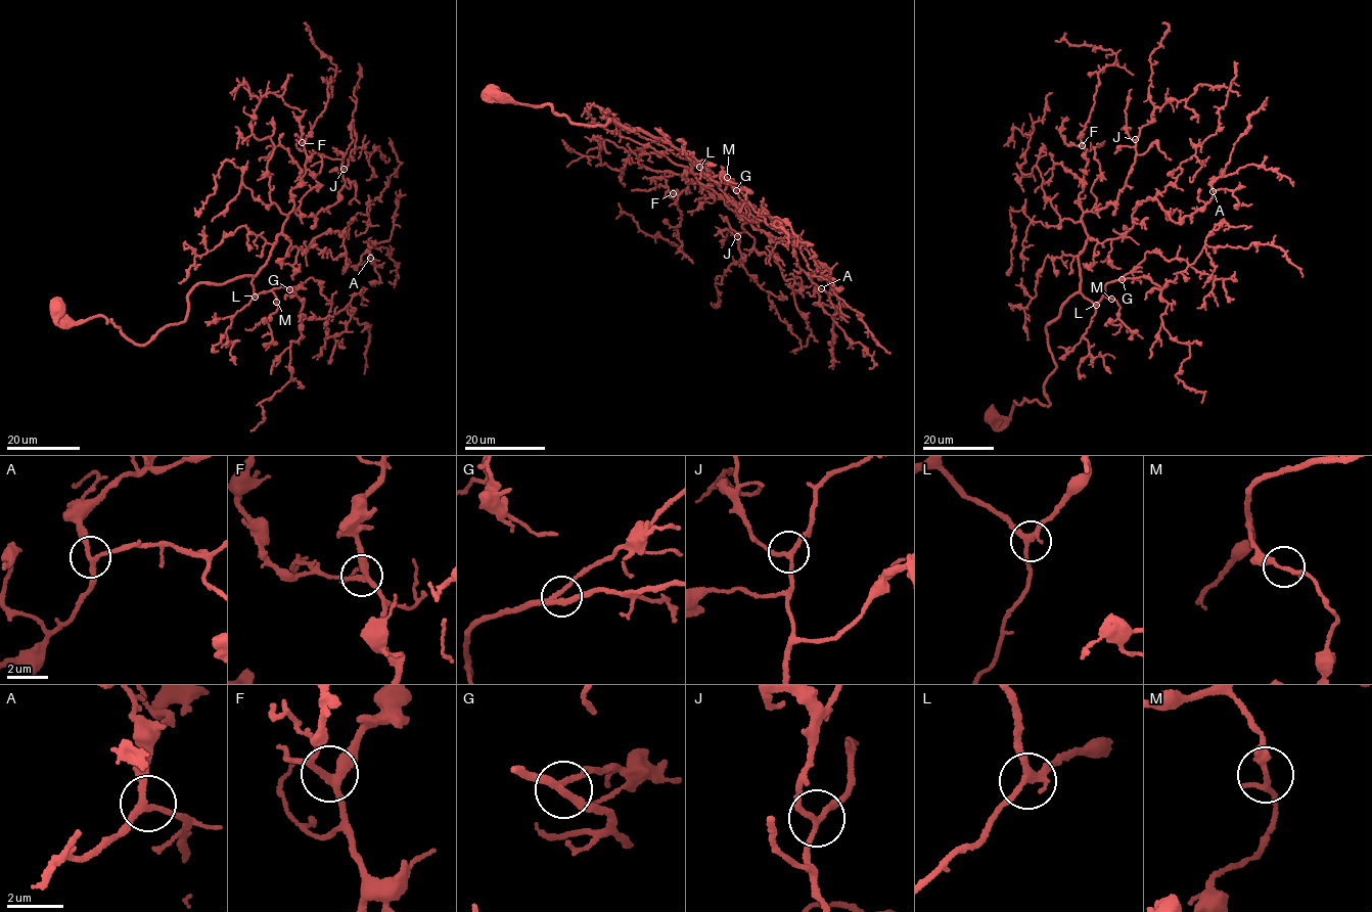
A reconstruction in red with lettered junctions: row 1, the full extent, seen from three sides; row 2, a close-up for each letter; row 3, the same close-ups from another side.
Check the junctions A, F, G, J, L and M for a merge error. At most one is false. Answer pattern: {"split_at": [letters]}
{"split_at": []}

